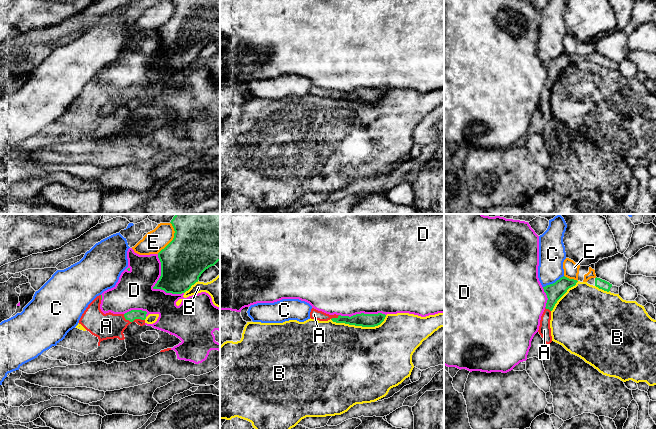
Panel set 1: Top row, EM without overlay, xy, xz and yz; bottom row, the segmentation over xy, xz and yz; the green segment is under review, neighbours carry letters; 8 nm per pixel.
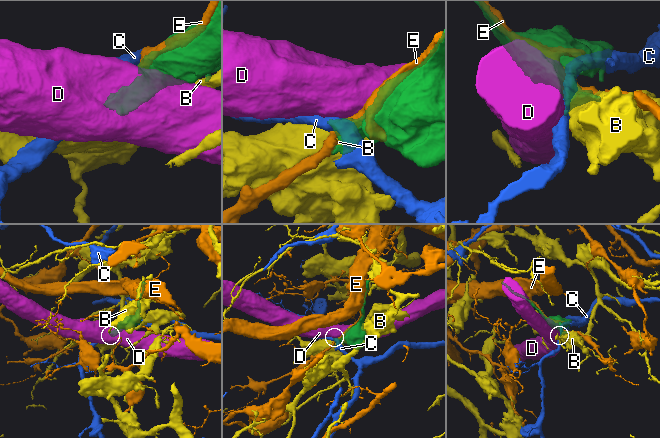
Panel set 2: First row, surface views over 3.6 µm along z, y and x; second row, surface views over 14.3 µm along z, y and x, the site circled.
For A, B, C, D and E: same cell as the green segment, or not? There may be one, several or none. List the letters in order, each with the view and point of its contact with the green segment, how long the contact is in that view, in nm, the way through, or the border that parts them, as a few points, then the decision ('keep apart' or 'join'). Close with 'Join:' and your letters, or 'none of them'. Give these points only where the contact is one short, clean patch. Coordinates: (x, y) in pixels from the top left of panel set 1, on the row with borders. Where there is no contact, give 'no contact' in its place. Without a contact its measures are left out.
A: meets green in xy at (133, 320); contact 180 nm long; runs through xy (133, 314), (133, 320), (106, 326); join
B: meets green in xz at (359, 325); contact 460 nm long; keep apart
C: meets green in yz at (553, 283); contact 190 nm long; border along yz (563, 275), (543, 287); keep apart
D: meets green in xy at (154, 286); contact 380 nm long; keep apart
E: meets green in xy at (173, 238); contact 280 nm long; keep apart
Join: A

